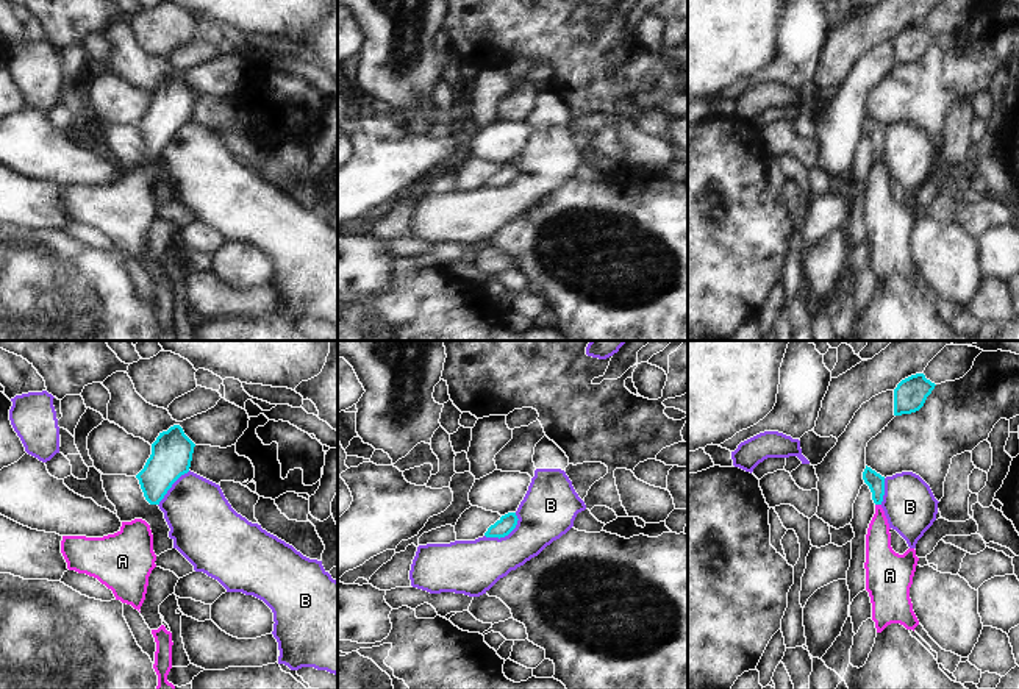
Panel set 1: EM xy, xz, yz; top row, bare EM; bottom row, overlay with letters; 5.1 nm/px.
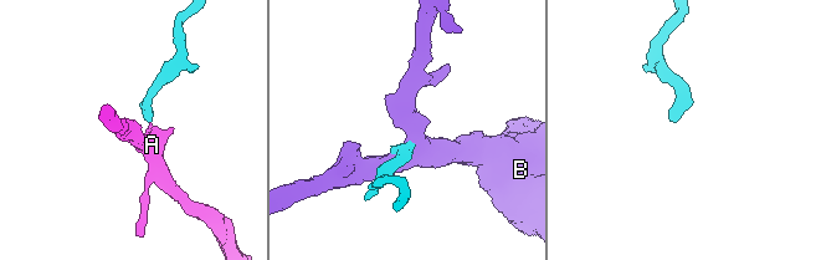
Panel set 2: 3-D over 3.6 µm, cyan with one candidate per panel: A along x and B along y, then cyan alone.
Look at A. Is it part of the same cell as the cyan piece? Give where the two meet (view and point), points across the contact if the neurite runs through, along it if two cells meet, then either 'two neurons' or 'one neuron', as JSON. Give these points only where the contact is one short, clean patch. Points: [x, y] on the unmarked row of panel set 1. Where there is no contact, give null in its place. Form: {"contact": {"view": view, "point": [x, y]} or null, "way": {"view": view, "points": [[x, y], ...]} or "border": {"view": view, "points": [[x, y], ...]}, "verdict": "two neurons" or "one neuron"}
{"contact": {"view": "yz", "point": [879, 153]}, "way": {"view": "yz", "points": [[875, 132], [879, 153], [879, 202]]}, "verdict": "one neuron"}

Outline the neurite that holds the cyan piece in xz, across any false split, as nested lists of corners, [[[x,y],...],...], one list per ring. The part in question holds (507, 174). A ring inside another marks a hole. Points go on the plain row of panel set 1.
[[[508,162],[502,166],[494,175],[488,178],[484,183],[486,187],[505,187],[508,186],[517,175],[516,162]]]

